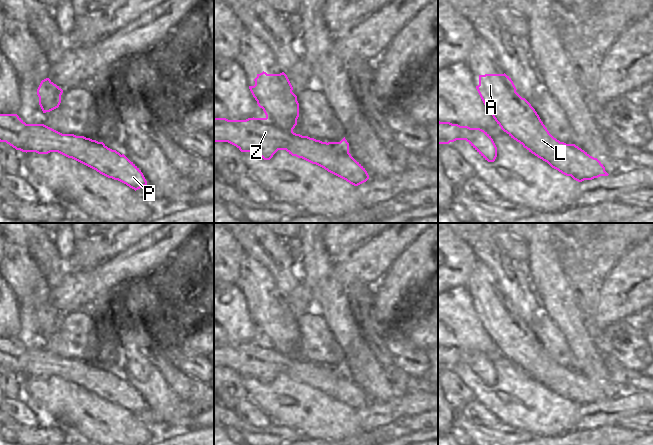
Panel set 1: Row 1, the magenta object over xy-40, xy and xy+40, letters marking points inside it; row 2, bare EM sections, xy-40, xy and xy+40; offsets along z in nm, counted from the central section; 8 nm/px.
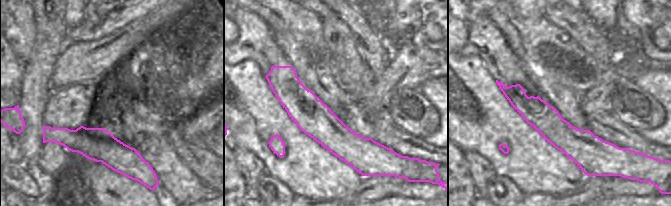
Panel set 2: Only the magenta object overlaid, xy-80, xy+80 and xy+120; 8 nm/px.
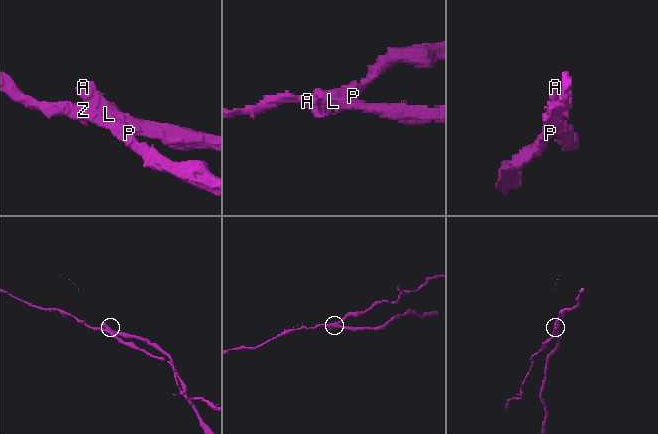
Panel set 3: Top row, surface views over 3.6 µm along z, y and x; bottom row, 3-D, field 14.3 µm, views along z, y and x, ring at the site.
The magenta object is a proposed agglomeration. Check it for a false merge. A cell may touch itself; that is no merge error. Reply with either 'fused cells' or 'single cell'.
fused cells

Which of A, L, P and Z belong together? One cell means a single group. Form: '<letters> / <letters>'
A L / P Z

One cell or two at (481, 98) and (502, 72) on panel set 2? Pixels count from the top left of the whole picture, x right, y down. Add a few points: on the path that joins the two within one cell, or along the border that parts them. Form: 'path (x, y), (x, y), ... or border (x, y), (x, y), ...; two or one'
border (481, 61), (495, 80); two

